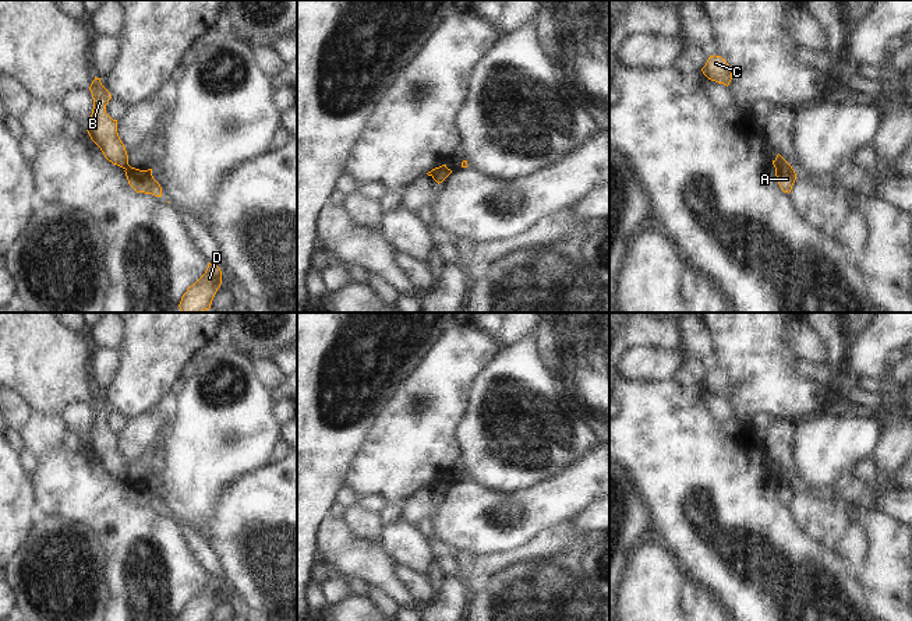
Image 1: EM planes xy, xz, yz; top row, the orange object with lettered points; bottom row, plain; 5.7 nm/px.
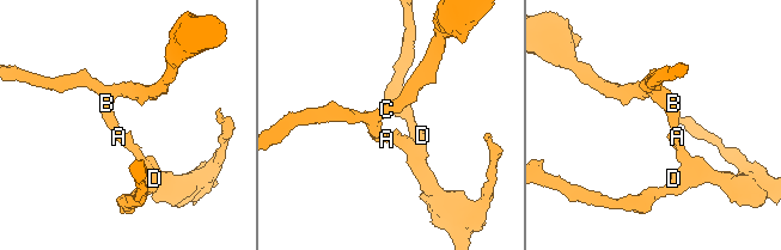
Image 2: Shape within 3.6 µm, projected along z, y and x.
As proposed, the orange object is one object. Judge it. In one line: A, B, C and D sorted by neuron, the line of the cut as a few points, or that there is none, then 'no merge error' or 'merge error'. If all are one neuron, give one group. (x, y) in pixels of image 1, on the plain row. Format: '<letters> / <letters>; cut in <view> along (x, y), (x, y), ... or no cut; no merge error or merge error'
A D / B C; cut in xy along (128, 477), (124, 480); merge error

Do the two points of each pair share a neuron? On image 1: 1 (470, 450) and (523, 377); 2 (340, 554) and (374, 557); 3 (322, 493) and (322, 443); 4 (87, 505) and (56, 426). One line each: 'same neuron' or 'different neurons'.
1: same neuron
2: same neuron
3: same neuron
4: different neurons

